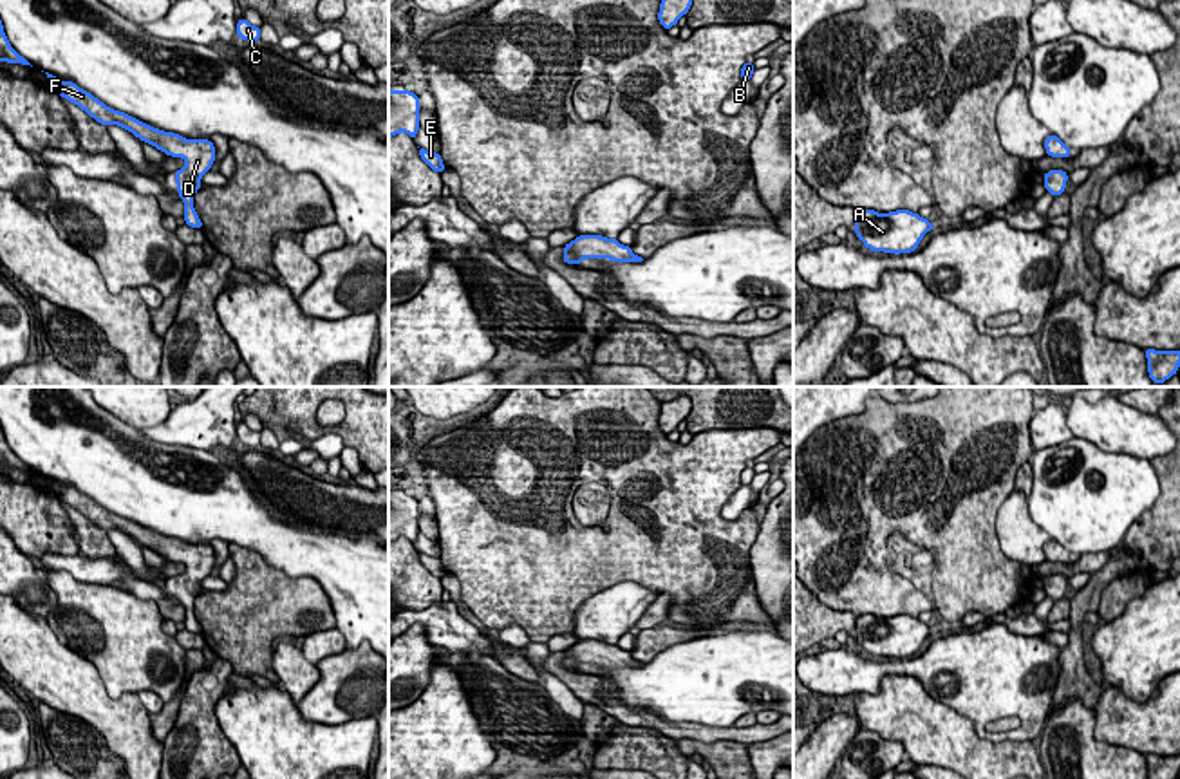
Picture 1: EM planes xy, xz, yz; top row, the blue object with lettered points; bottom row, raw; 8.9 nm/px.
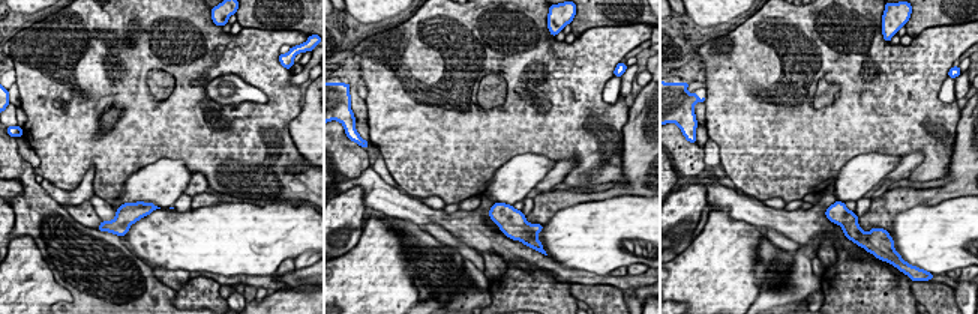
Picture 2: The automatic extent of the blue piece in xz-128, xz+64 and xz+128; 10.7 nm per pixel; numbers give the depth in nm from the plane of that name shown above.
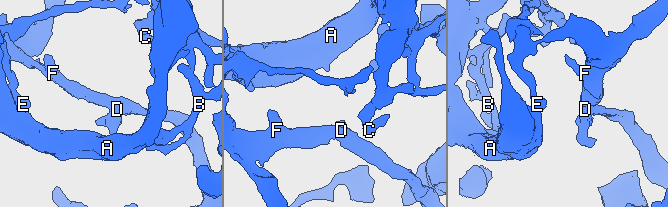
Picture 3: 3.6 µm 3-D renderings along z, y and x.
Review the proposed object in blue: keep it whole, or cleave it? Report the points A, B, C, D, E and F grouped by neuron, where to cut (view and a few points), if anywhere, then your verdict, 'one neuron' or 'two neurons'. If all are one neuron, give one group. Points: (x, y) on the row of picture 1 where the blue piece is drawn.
A B C D E F | no cut | one neuron

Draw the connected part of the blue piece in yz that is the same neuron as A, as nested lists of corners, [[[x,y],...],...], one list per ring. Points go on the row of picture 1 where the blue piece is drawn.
[[[860,210],[855,215],[855,233],[871,251],[913,253],[934,224],[909,210],[878,213]]]

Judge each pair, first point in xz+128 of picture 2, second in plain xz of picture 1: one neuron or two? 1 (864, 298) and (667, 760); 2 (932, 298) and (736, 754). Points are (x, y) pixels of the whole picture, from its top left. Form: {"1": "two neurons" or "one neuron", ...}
{"1": "one neuron", "2": "one neuron"}

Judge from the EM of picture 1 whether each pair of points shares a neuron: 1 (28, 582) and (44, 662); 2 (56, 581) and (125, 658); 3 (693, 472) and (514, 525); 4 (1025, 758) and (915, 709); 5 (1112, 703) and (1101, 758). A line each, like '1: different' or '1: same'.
1: different
2: same
3: same
4: same
5: different

